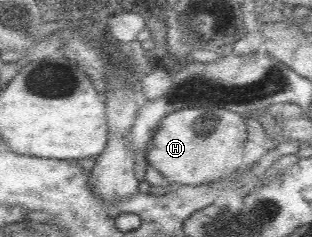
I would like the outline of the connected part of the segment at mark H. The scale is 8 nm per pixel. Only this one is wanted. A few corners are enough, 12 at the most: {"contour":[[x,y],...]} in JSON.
{"contour":[[220,107],[162,119],[145,158],[170,185],[240,169],[244,117]]}

